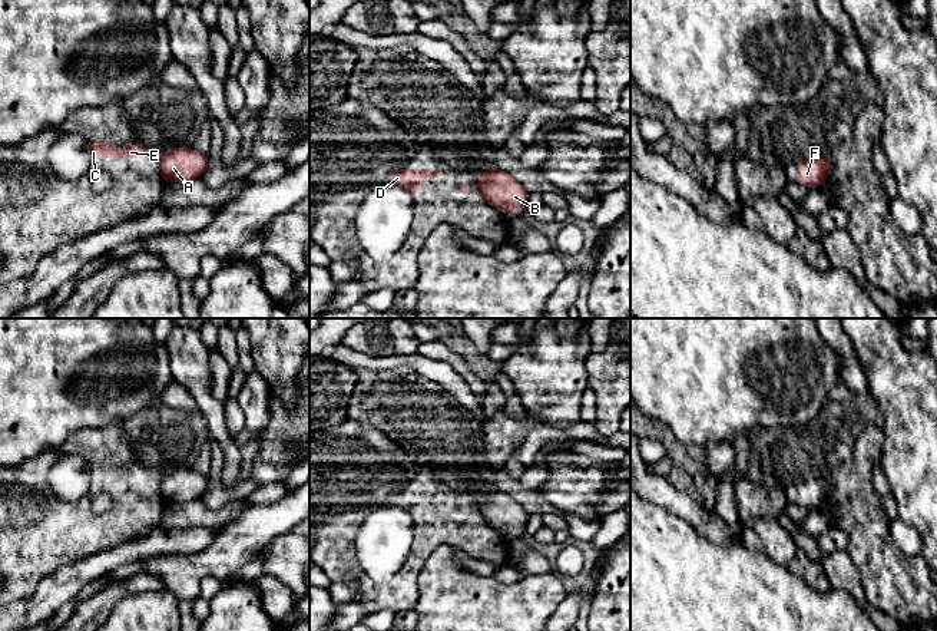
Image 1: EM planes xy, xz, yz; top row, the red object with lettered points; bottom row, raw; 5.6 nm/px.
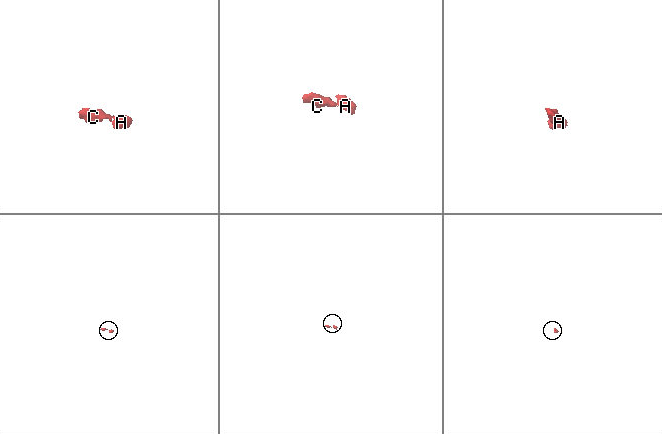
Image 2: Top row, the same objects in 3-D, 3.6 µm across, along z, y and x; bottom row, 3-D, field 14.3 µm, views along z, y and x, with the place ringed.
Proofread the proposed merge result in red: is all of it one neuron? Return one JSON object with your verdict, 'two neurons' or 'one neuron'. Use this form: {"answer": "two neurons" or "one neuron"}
{"answer": "two neurons"}

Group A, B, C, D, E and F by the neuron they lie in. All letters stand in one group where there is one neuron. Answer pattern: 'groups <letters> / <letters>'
groups A B F / C D E

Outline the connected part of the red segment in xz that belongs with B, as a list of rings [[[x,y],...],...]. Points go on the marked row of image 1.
[[[497,166],[483,172],[476,184],[483,199],[507,215],[520,215],[526,207],[529,192]]]

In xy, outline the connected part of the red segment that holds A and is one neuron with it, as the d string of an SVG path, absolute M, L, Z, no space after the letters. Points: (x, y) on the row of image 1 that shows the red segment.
M181 146L165 152L159 166L165 184L185 182L203 175L208 168L208 156L189 146Z

